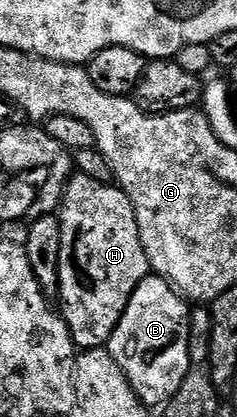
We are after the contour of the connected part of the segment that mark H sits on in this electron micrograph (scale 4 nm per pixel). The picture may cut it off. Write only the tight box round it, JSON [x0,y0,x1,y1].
[58,174,150,349]

